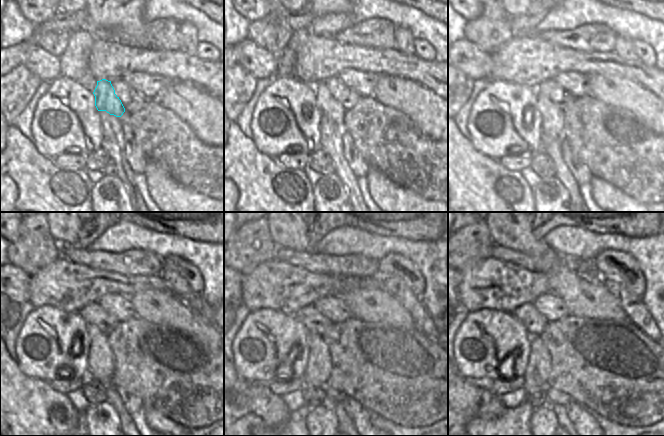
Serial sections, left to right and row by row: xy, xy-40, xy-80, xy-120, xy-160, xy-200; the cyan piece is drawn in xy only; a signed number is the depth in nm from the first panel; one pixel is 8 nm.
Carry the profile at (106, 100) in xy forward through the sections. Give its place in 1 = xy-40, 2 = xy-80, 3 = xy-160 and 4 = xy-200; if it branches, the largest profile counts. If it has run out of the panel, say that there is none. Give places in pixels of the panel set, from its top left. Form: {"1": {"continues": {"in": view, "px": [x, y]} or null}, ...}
{"1": {"continues": {"in": "xy-40", "px": [329, 107]}}, "2": {"continues": {"in": "xy-80", "px": [551, 115]}}, "3": {"continues": {"in": "xy-160", "px": [318, 370]}}, "4": {"continues": {"in": "xy-200", "px": [539, 363]}}}

